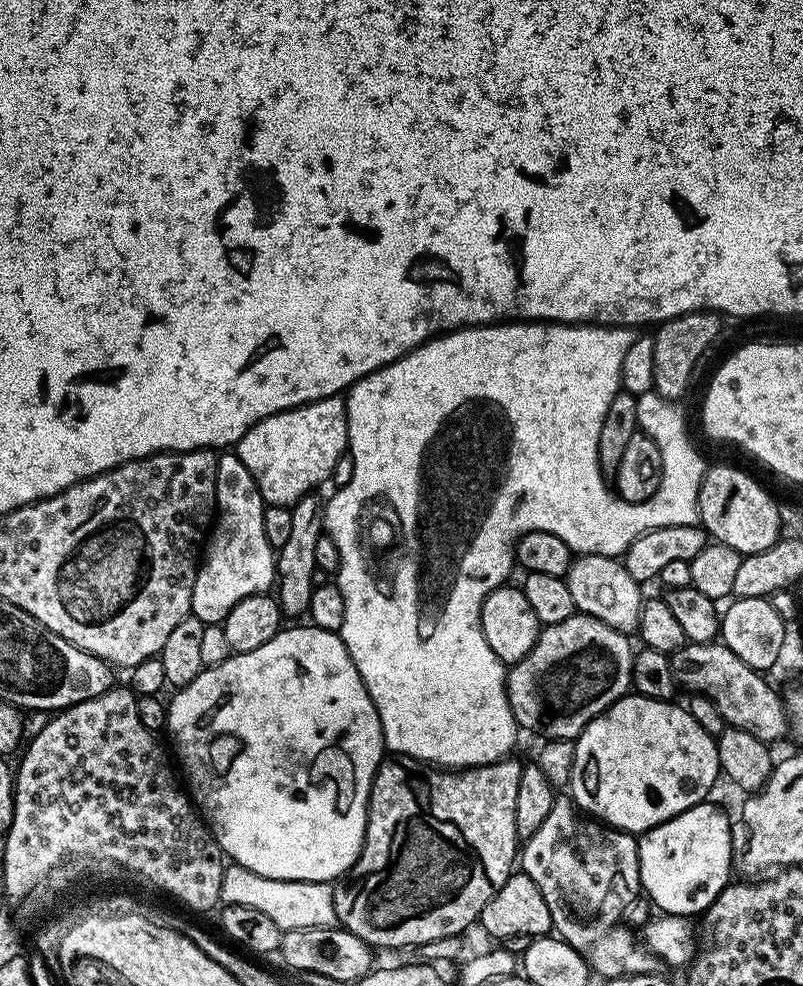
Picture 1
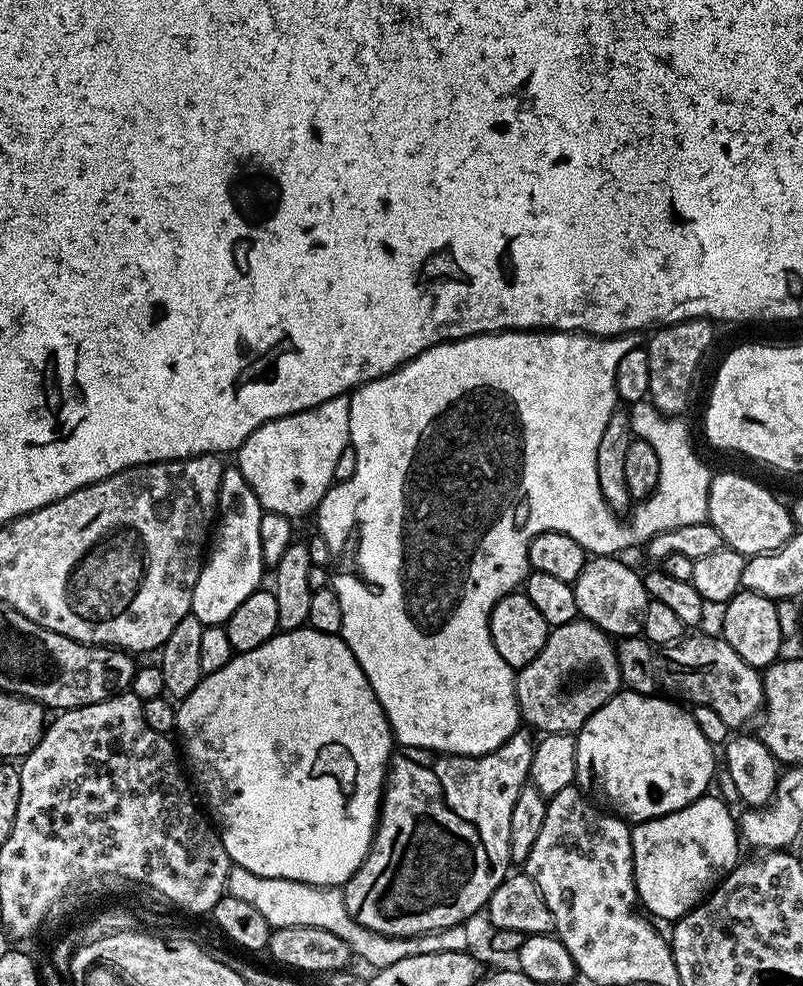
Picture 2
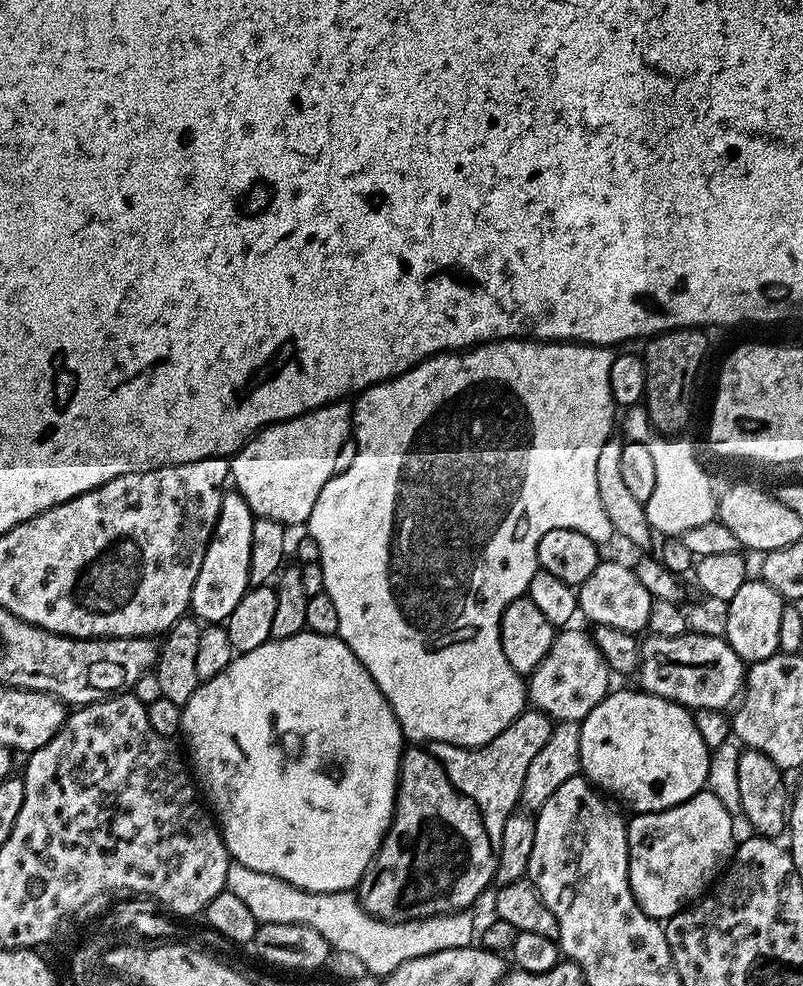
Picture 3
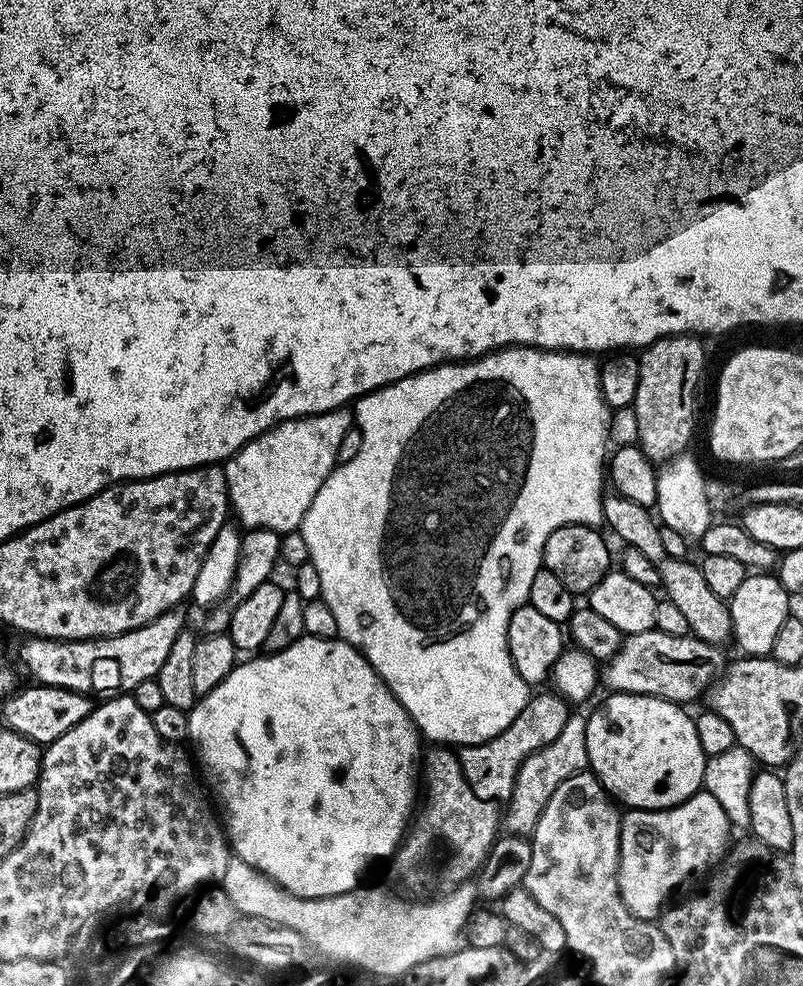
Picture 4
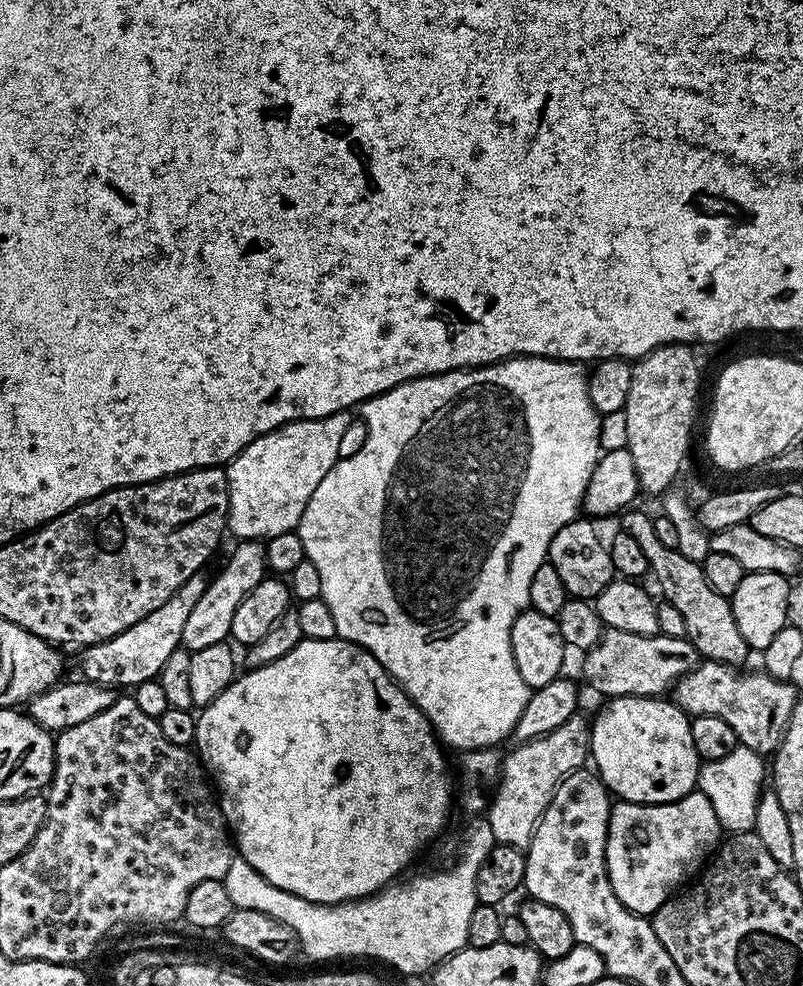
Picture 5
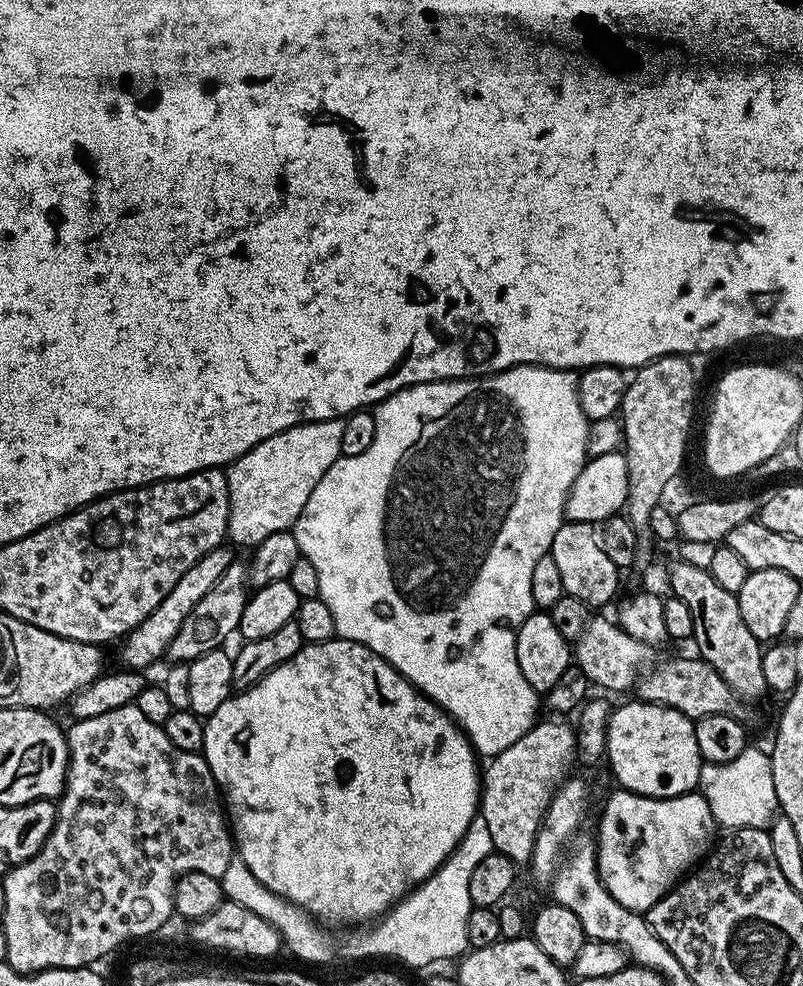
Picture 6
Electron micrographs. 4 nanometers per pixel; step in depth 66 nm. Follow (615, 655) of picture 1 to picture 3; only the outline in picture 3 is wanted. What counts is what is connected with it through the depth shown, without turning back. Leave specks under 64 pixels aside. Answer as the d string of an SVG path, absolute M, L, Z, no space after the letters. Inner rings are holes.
M568 626L553 635L546 658L527 677L526 700L535 711L544 712L553 721L579 722L608 695L608 676L606 658L602 658L591 635L587 631L579 632L576 626Z

